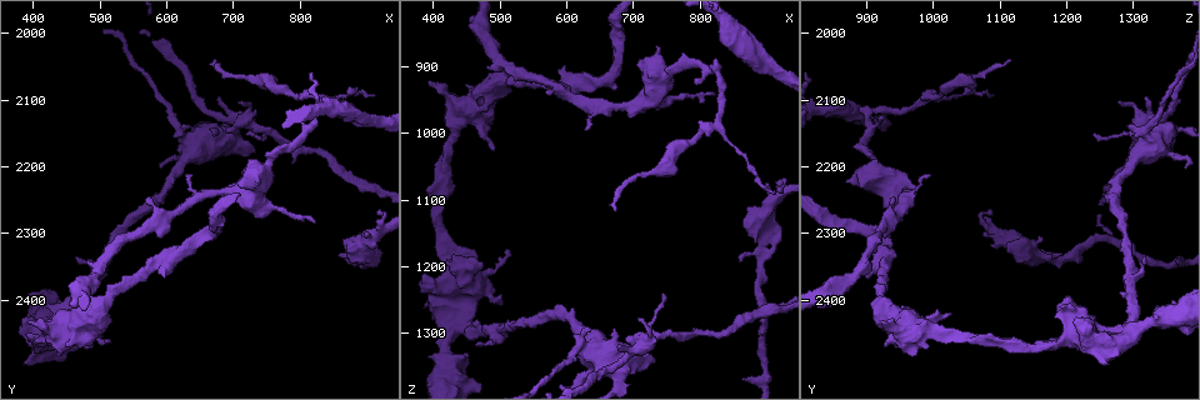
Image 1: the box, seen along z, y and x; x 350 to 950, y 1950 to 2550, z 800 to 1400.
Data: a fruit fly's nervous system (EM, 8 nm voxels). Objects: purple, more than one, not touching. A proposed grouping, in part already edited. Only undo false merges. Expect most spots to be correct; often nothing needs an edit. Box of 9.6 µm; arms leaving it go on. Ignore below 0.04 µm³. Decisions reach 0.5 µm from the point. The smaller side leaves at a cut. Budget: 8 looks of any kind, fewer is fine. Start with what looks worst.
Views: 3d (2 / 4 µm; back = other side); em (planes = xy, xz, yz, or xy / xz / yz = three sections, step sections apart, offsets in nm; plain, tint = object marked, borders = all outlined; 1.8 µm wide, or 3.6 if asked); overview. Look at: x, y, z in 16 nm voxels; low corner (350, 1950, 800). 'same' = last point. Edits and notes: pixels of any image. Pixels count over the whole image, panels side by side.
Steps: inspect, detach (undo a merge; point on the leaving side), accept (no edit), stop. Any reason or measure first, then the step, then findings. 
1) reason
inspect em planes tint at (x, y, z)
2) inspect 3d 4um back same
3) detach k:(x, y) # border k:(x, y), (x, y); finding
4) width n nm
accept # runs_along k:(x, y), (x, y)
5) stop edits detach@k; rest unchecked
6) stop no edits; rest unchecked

abrupt turn
inspect 3d 4um at (665, 2165, 1330)

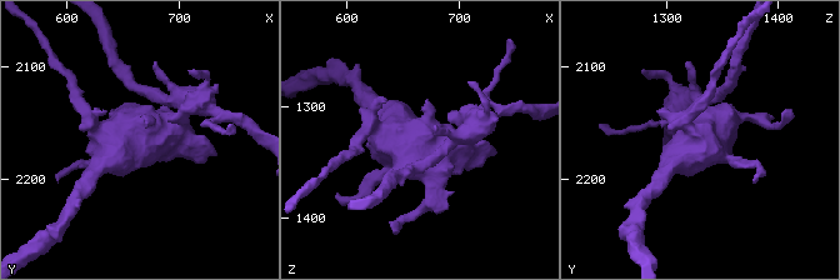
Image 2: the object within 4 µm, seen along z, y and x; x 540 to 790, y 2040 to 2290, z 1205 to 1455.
inspect em 3.6um planes tint at (658, 2164, 1332)

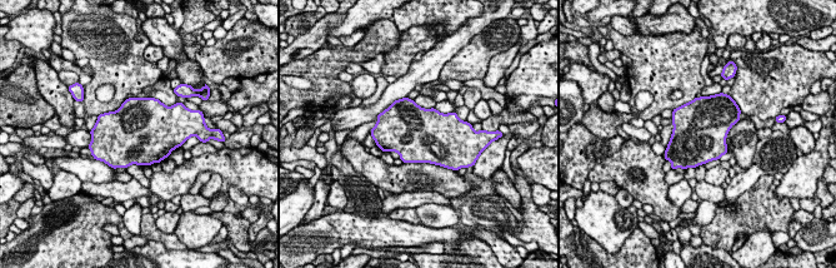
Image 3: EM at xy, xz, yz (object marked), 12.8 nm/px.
accept # one neuron here

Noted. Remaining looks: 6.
thick turns thin
inspect em xz step 8 tint at (765, 2080, 1015)

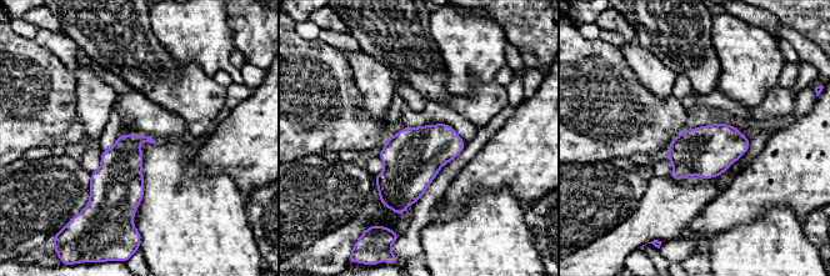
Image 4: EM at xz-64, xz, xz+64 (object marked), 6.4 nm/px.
accept # one neuron here

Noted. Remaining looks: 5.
sudden change in width
inspect em planes tint at (880, 2115, 885)

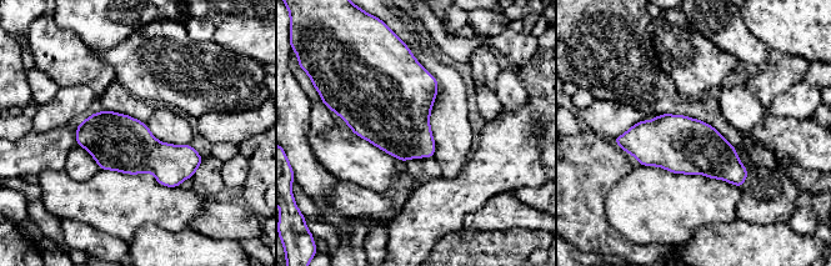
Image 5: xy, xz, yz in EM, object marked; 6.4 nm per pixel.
accept # all the same neuron

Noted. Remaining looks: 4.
stop no edits; rest unchecked

